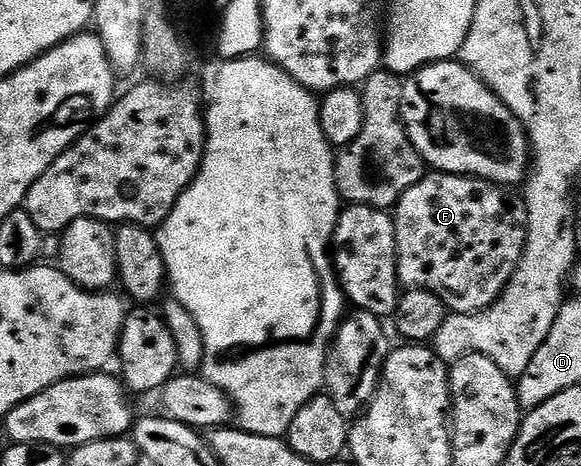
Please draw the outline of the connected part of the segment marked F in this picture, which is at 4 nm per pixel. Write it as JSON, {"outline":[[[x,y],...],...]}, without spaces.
{"outline":[[[435,170],[432,173],[432,176],[431,173],[424,175],[417,186],[409,186],[393,209],[399,283],[407,286],[418,281],[415,279],[419,276],[419,268],[423,268],[422,287],[442,294],[452,305],[469,306],[471,312],[483,312],[488,304],[499,301],[499,295],[506,290],[507,283],[519,268],[527,245],[527,201],[511,186],[452,172]]]}

